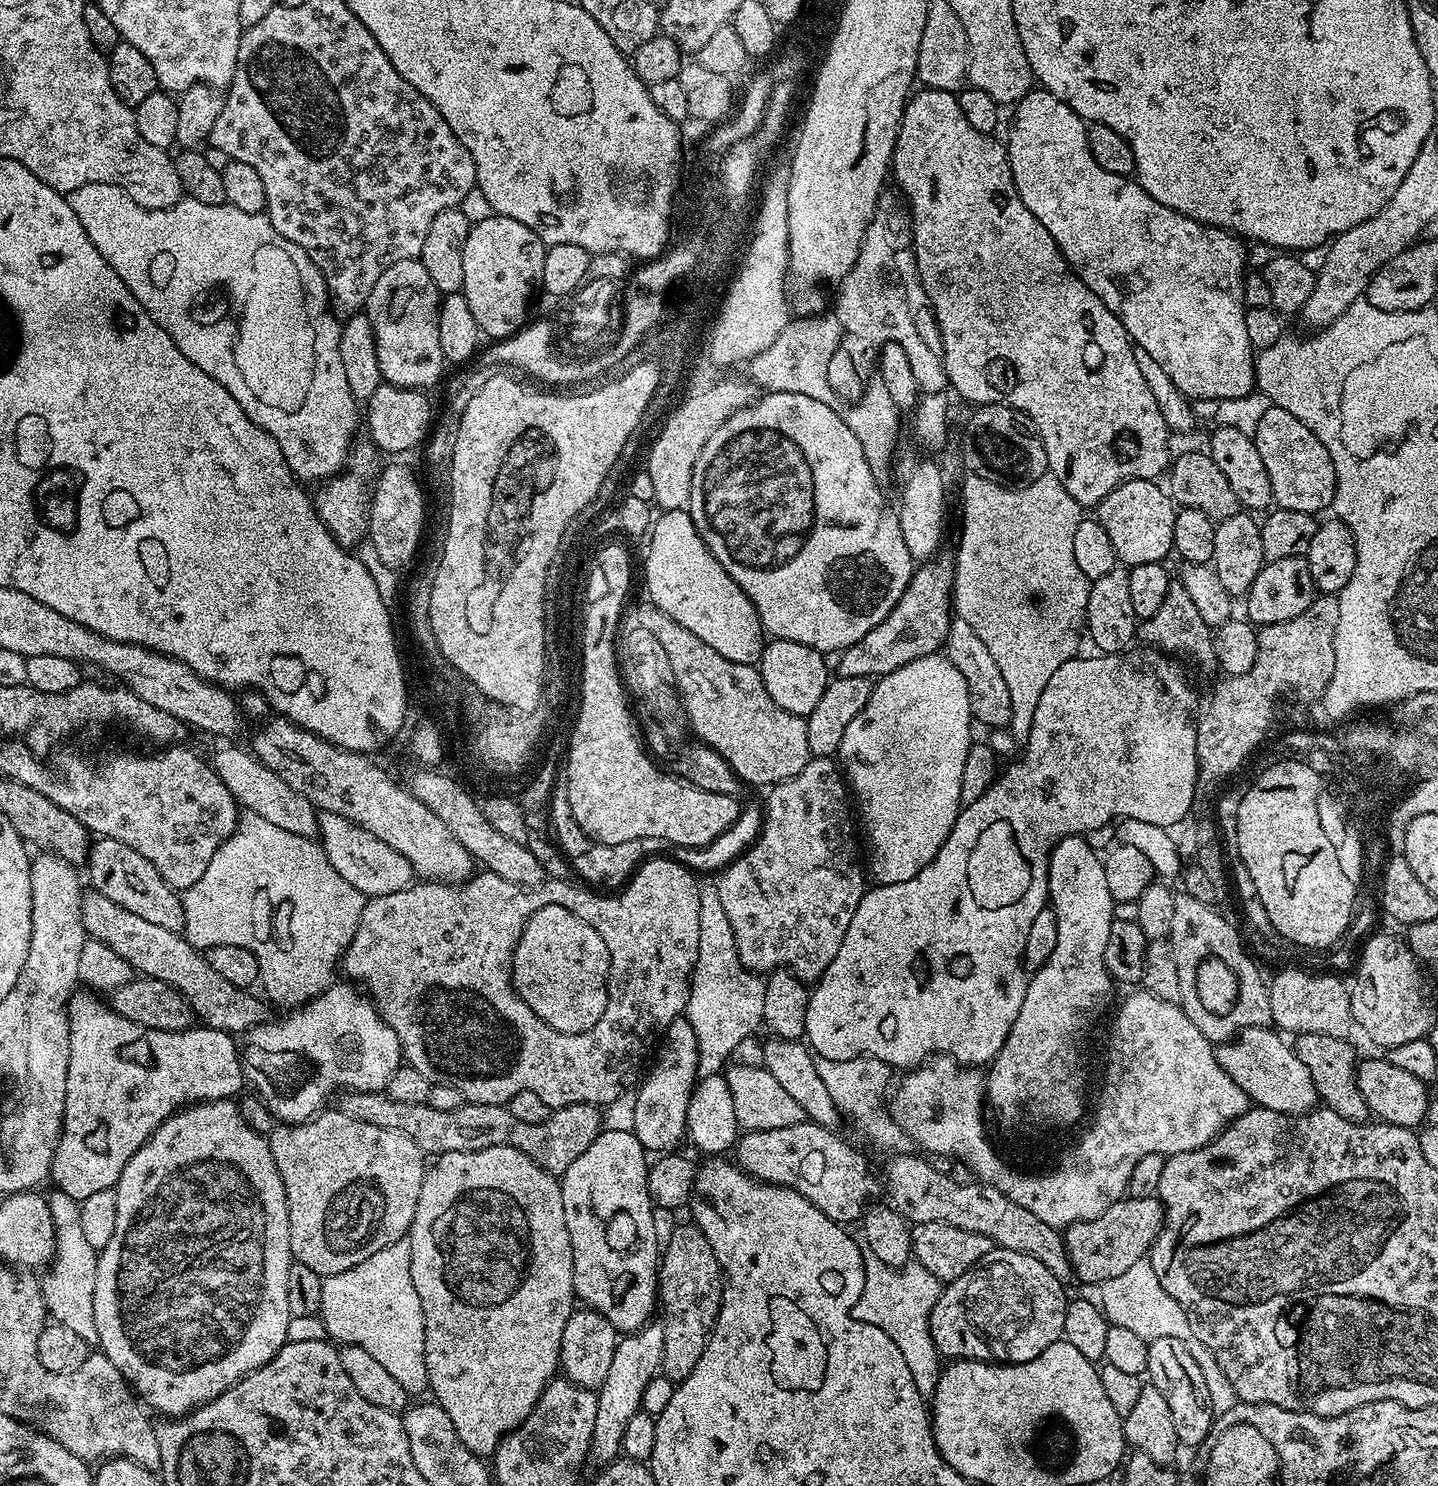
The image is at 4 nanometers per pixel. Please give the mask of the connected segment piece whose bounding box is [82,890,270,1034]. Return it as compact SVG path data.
M95 890L83 893L82 911L84 931L91 939L104 943L120 955L141 977L161 980L177 988L192 1007L193 1017L201 1025L223 1032L246 1034L251 1028L268 1023L269 1005L259 995L256 997L255 991L234 986L234 982L226 982L226 978L222 978L222 974L210 966L207 955L185 940L181 933L154 926L154 922L146 922L146 918L130 914L130 910L118 906L118 902L110 902L106 894Z

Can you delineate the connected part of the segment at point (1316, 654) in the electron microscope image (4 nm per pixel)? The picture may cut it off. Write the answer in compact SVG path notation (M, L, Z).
M1336 594L1317 595L1310 610L1302 610L1298 618L1290 618L1277 624L1265 624L1257 631L1258 658L1254 666L1241 676L1225 675L1224 681L1213 692L1208 709L1199 713L1196 726L1196 763L1201 785L1222 783L1251 758L1255 748L1257 751L1263 745L1269 735L1268 727L1276 716L1276 699L1283 692L1293 692L1298 699L1312 702L1319 701L1323 696L1330 678L1334 678L1334 638L1338 630L1339 601L1340 597Z

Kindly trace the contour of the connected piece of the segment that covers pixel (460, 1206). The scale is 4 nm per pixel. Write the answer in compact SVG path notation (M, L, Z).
M490 1146L477 1152L455 1152L435 1157L436 1164L427 1169L422 1182L422 1194L418 1194L418 1210L414 1210L414 1222L406 1239L410 1242L410 1278L414 1278L414 1290L422 1302L424 1315L424 1361L428 1375L428 1387L435 1403L446 1410L458 1438L466 1442L471 1452L495 1453L496 1447L508 1433L513 1432L534 1410L544 1387L557 1375L560 1367L562 1330L572 1316L577 1303L574 1290L574 1254L570 1242L570 1230L566 1230L566 1210L562 1210L560 1180L542 1170L522 1150L510 1146Z

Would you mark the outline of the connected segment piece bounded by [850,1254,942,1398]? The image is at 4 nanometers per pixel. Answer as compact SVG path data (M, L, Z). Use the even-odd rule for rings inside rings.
M868 1254L864 1258L864 1288L859 1298L850 1304L855 1320L878 1326L878 1330L890 1334L892 1341L898 1345L902 1358L906 1358L906 1366L910 1366L914 1386L918 1386L925 1398L932 1397L936 1392L942 1371L942 1357L936 1351L930 1334L930 1314L941 1291L942 1281L934 1278L934 1274L926 1270L926 1266L909 1262L902 1268L891 1268L878 1262L876 1256Z

